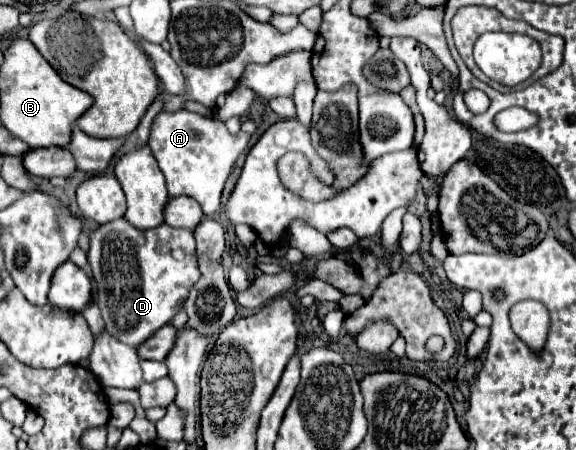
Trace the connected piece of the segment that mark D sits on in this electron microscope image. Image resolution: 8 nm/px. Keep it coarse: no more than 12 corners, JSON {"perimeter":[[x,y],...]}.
{"perimeter":[[194,235],[88,237],[106,331],[136,349],[200,279]]}

